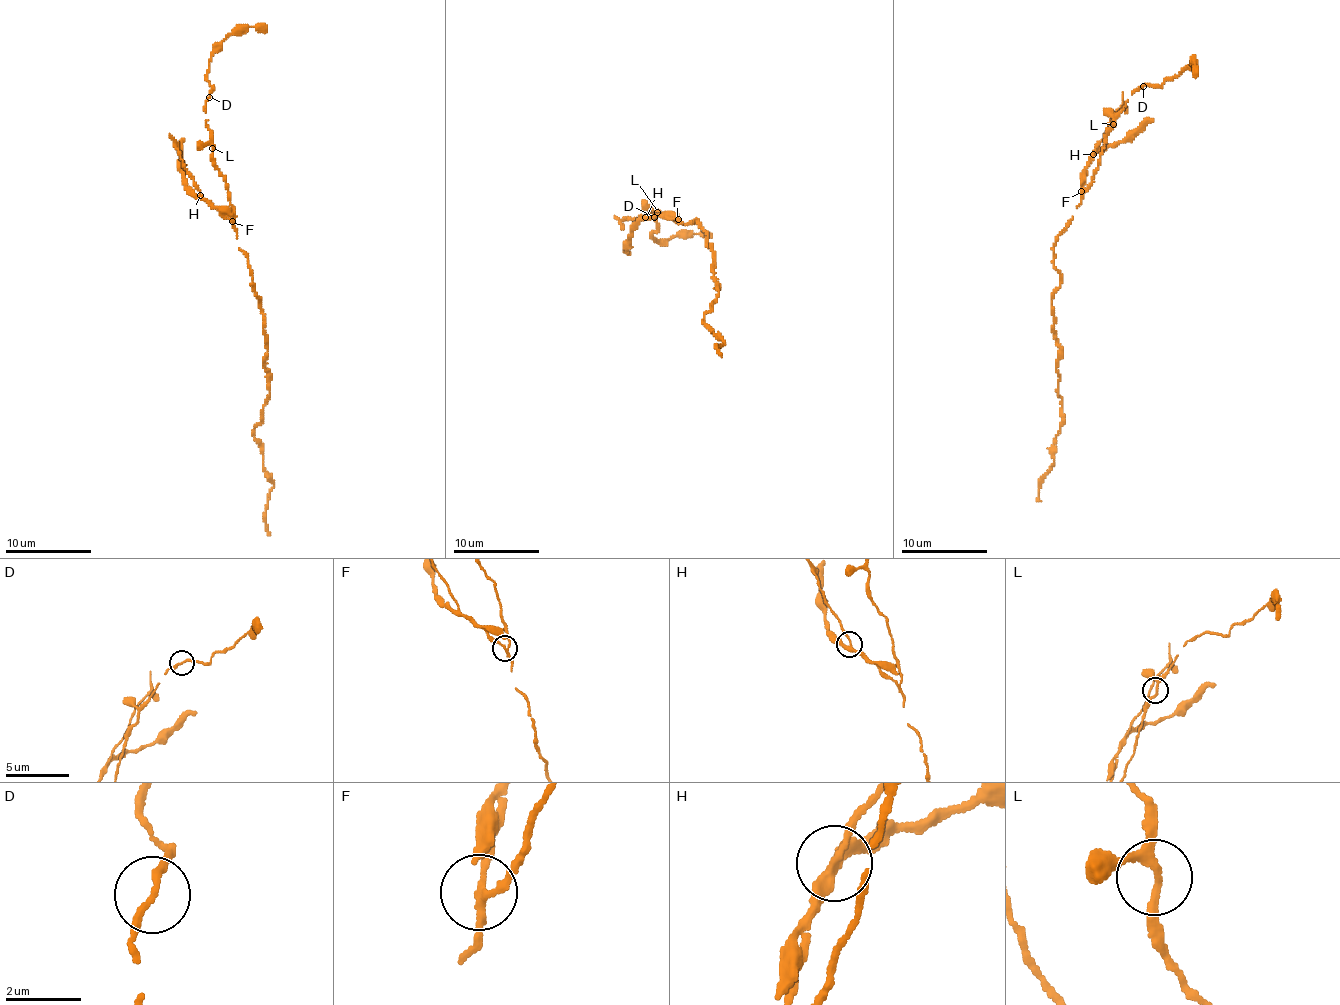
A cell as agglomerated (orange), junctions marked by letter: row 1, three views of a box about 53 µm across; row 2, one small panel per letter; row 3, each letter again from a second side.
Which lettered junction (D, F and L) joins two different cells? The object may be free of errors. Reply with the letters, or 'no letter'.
F

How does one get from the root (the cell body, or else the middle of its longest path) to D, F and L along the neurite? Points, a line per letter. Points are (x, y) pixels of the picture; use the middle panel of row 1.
D: (698, 220), (680, 224), (680, 219), (676, 221), (657, 209), (651, 212), (654, 216)
F: (698, 220), (696, 218), (680, 224), (678, 218)
L: (698, 220), (696, 218), (680, 224), (680, 219), (676, 221), (671, 215), (657, 212)

